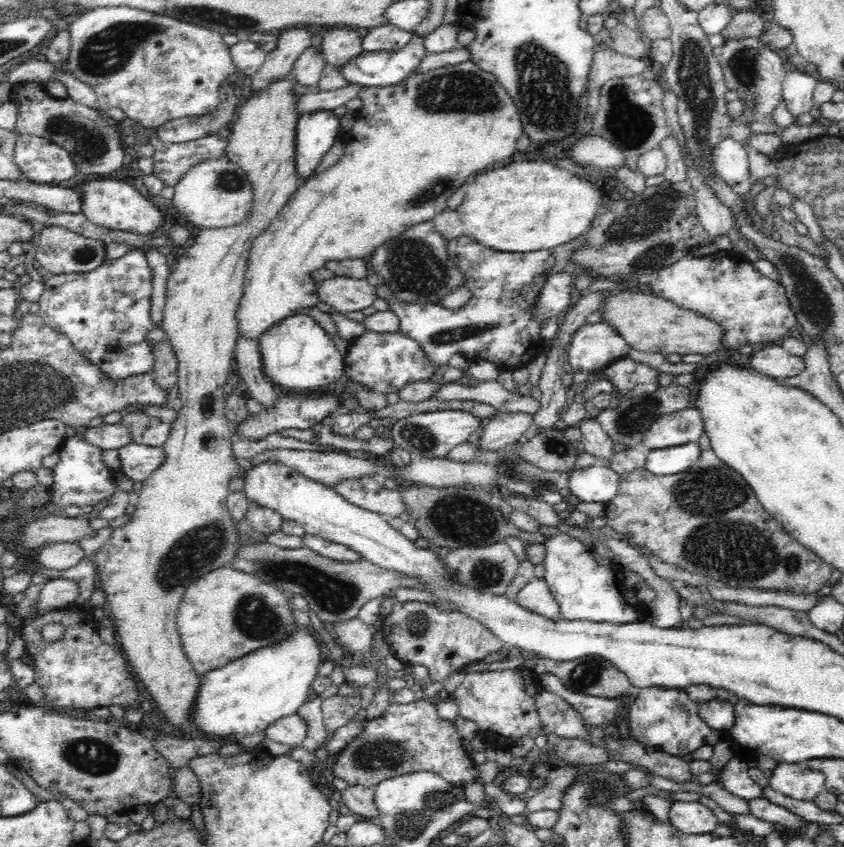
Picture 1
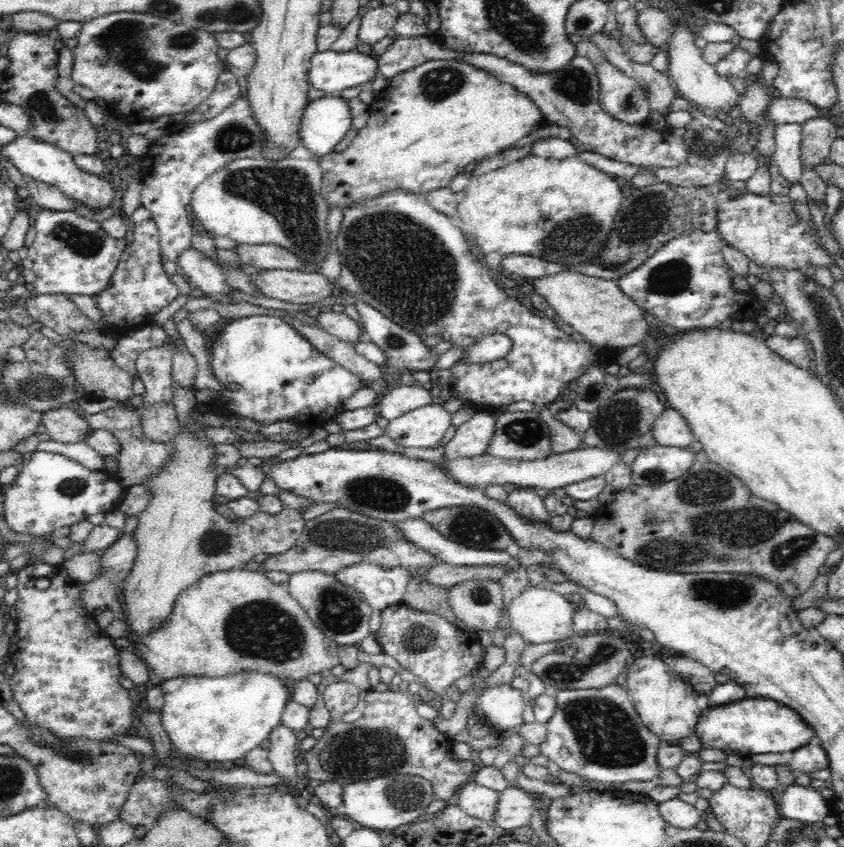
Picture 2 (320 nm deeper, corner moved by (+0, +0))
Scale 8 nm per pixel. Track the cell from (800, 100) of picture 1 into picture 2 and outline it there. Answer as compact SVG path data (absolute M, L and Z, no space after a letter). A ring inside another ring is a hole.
M778 125L773 134L775 152L771 160L777 164L782 178L792 185L800 183L803 173L800 158L802 131L802 125Z

